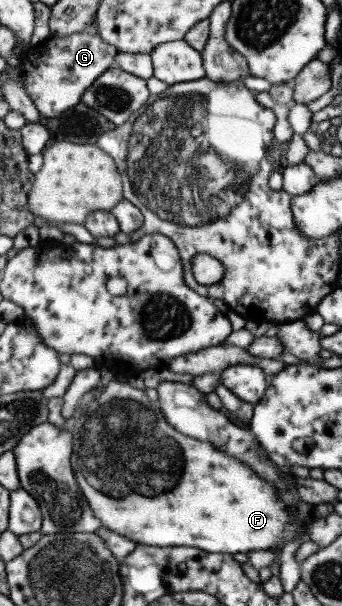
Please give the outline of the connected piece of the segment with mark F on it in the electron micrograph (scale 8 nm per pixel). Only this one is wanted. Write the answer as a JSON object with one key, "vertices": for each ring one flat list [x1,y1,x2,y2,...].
{"vertices":[[116,377,112,378,104,387,104,390,98,397,92,401,86,401,86,411,82,417,76,421,74,429,76,429,76,459,74,459,74,443,72,443,71,464,74,473,74,479,92,511,92,515,100,521,102,527,106,527,108,531,114,531,118,535,132,539,134,543,144,543,144,545,156,545,156,547,190,547,198,548,210,554,215,553,246,553,247,551,258,551,259,549,271,549,276,546,280,549,288,540,296,538,300,532,306,533,308,522,314,522,316,518,326,518,326,510,320,512,320,516,316,517,312,513,303,519,298,519,297,511,290,512,284,501,280,499,280,495,264,481,260,479,260,475,256,475,256,471,250,471,248,465,244,465,242,461,226,455,224,451,216,449,208,442,198,441,192,437,186,437,178,433,176,429,170,427,164,419,159,408,152,405,144,394,143,390,132,388,127,383,116,381]]}

